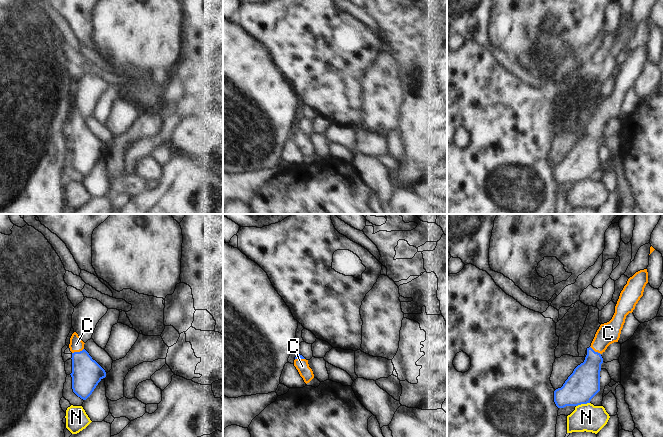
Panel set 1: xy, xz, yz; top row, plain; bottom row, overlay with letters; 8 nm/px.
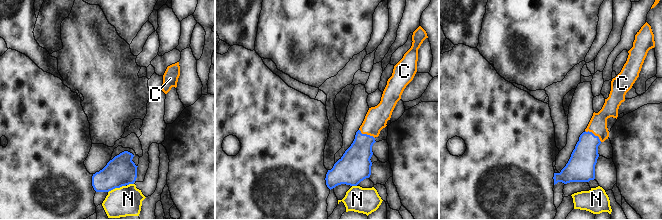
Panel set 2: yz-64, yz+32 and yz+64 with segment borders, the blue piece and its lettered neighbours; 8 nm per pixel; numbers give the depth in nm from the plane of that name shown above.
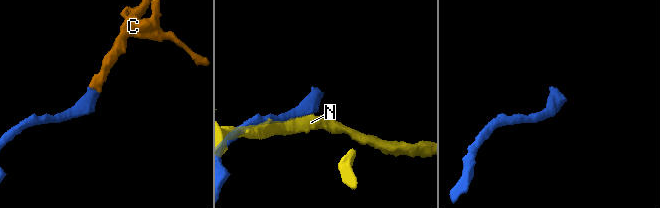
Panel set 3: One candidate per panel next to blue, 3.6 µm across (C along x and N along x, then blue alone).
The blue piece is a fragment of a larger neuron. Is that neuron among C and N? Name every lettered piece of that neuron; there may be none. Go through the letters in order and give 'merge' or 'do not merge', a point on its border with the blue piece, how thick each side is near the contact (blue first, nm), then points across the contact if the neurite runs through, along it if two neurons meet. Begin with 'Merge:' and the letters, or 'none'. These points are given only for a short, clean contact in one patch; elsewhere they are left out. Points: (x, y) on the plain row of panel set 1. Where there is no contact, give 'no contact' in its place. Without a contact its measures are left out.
Merge: C
C: merge; meets blue in xy at (77, 128); 240 nm thick on the blue side, 110 nm on the other; runs through xy (86, 149), (77, 128), (76, 120)
N: do not merge; meets blue in yz at (582, 179); 260 nm thick on the blue side, 220 nm on the other

